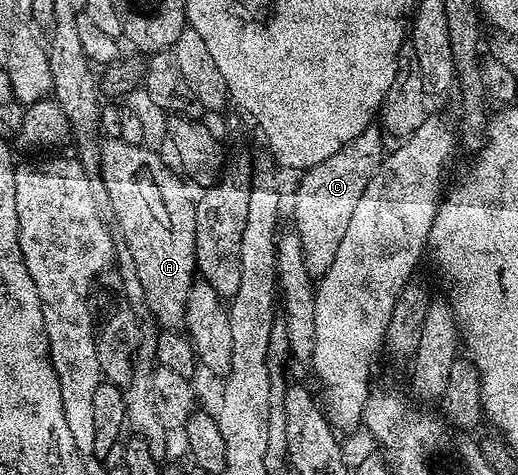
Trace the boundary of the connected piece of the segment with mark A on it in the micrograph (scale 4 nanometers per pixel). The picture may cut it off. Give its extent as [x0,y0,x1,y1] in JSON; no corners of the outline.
[99,139,197,329]

